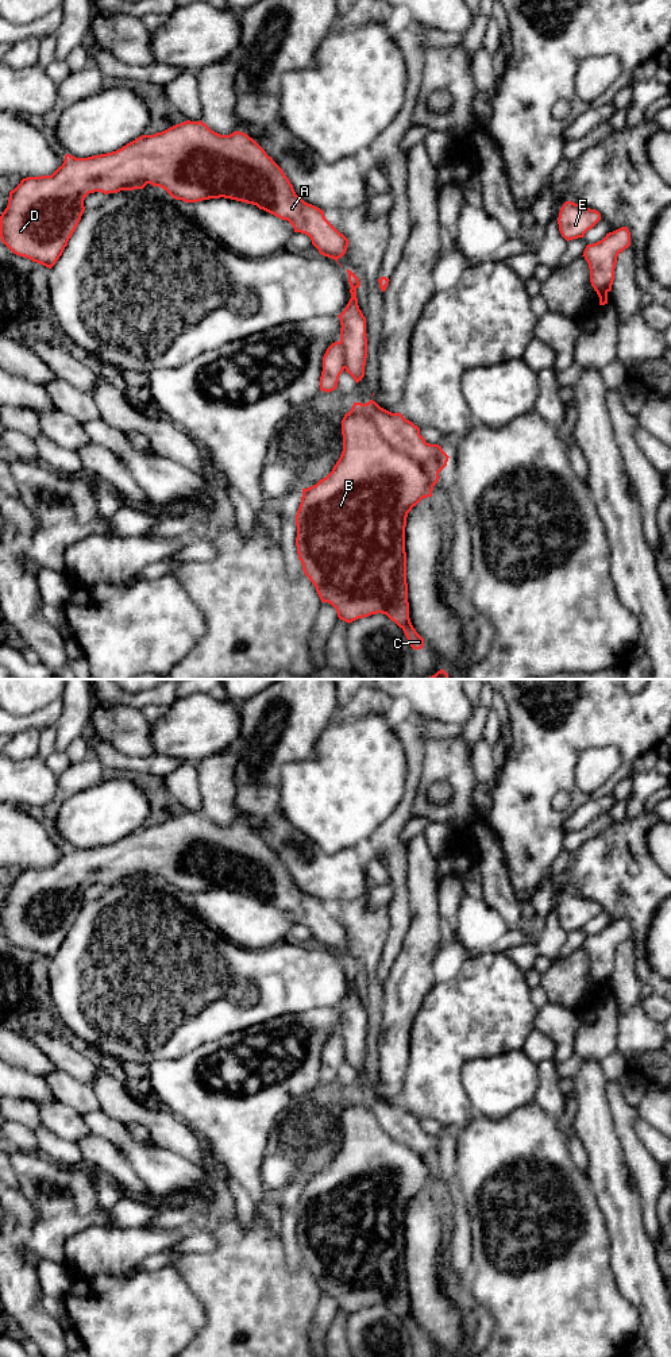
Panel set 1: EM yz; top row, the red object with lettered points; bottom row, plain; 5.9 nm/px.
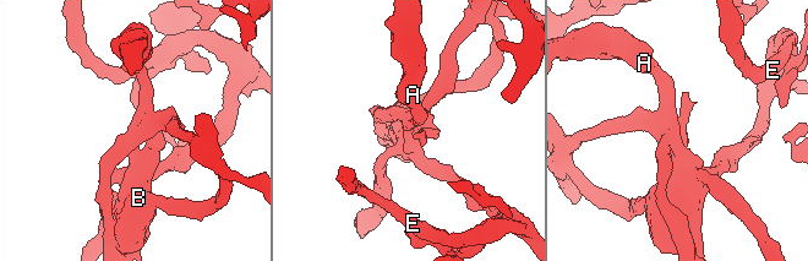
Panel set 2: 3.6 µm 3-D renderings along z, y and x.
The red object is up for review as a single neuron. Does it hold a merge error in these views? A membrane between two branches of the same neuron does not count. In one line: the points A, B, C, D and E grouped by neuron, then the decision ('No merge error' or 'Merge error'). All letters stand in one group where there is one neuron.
Groups: A B C D E. No merge error

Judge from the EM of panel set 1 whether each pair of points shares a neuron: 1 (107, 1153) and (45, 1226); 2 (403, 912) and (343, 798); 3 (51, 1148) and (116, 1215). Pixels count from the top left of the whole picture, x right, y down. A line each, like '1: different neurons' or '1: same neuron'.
1: different neurons
2: different neurons
3: different neurons

